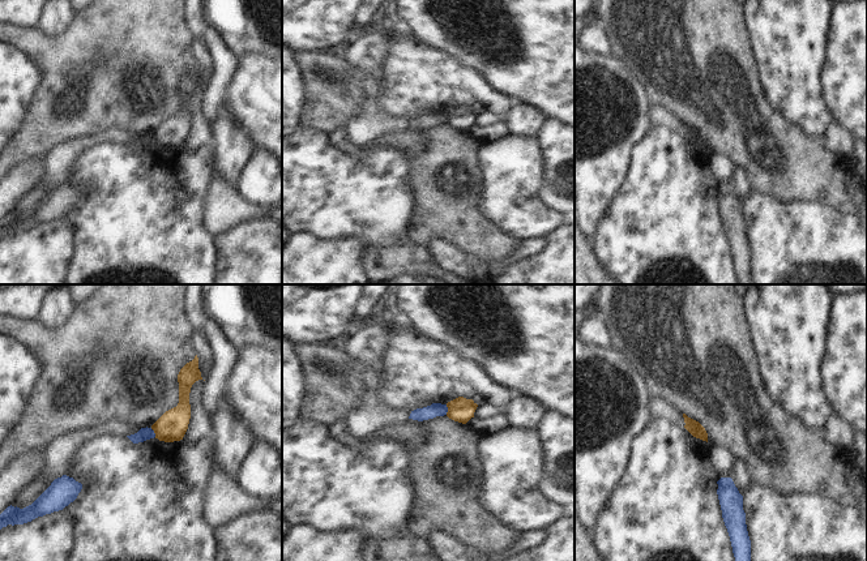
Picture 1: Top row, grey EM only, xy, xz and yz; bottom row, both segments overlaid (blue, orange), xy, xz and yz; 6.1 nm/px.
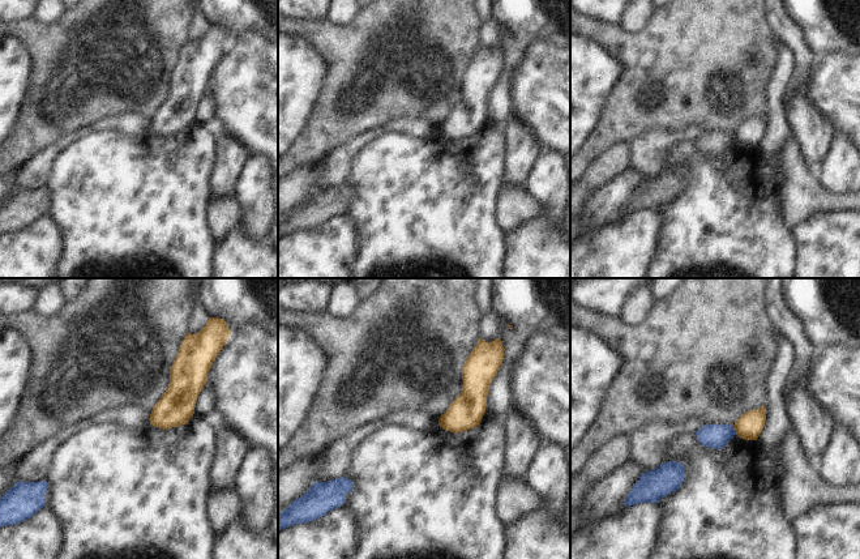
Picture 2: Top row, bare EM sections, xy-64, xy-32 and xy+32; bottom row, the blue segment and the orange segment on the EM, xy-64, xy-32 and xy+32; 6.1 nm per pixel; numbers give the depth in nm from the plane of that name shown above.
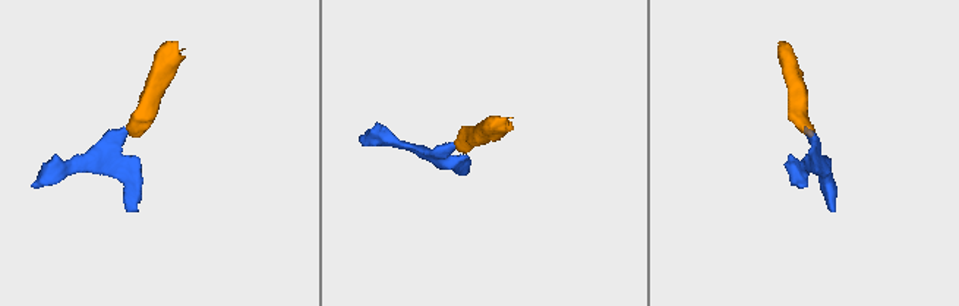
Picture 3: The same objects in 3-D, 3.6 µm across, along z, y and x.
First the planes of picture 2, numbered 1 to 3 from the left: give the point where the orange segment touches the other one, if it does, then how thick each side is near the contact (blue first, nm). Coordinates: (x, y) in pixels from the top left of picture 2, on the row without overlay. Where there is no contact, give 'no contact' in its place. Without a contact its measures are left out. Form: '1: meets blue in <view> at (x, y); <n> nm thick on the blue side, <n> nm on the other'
1: no contact
2: no contact
3: meets blue in xy+32 at (734, 137); 150 nm thick on the blue side, 160 nm on the other

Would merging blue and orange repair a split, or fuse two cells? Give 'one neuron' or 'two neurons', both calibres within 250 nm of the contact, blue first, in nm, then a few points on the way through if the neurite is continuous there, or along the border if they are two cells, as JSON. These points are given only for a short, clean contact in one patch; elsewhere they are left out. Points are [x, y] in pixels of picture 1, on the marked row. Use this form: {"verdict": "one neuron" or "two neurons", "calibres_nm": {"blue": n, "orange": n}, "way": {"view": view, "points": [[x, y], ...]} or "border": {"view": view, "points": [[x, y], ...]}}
{"verdict": "two neurons", "calibres_nm": {"blue": 80, "orange": 150}, "border": {"view": "xz", "points": [[445, 405], [447, 414]]}}

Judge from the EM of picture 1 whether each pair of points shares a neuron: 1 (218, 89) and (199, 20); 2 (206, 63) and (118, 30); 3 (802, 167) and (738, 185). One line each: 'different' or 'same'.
1: same
2: different
3: different

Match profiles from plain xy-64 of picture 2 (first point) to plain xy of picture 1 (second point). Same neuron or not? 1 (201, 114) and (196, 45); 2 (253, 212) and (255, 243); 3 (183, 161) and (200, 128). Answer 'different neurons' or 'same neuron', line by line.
1: different neurons
2: different neurons
3: different neurons

